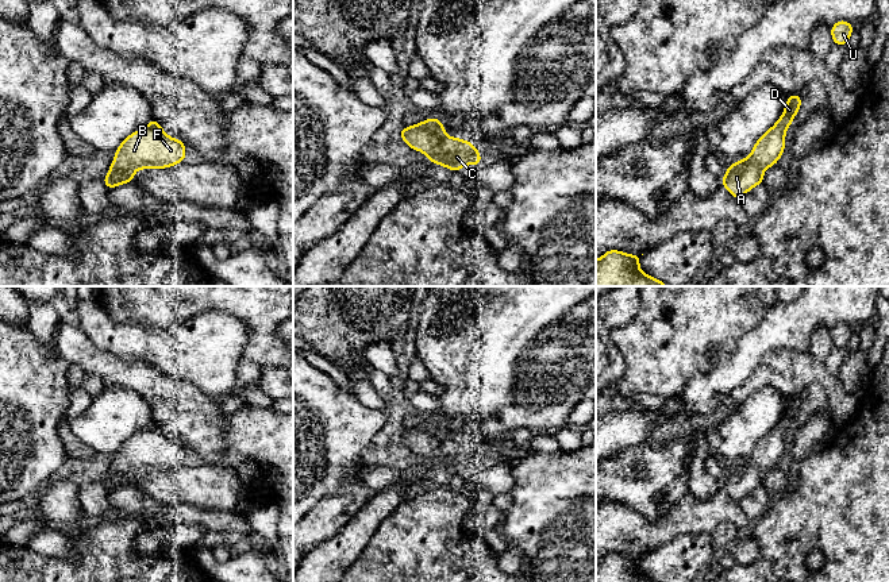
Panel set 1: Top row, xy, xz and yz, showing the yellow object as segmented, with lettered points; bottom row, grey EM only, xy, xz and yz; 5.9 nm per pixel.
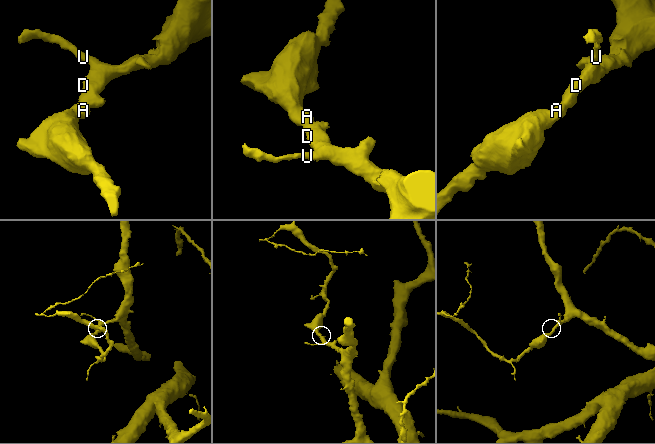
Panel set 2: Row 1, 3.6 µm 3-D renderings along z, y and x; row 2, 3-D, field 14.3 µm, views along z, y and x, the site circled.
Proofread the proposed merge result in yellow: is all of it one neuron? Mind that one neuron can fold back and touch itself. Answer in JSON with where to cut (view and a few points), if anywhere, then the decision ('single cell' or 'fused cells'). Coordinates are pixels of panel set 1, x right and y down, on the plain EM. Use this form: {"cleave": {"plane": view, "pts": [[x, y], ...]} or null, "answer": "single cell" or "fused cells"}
{"cleave": null, "answer": "single cell"}

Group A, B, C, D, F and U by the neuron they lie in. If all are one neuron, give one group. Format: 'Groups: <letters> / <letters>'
Groups: A B C D F U

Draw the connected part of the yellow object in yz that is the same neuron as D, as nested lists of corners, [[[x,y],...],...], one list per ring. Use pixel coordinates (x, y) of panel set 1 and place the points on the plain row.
[[[797,397],[789,398],[780,423],[757,443],[750,459],[727,471],[721,486],[735,501],[739,502],[750,492],[763,485],[763,474],[782,459],[785,433],[798,415],[801,404],[803,401]]]

